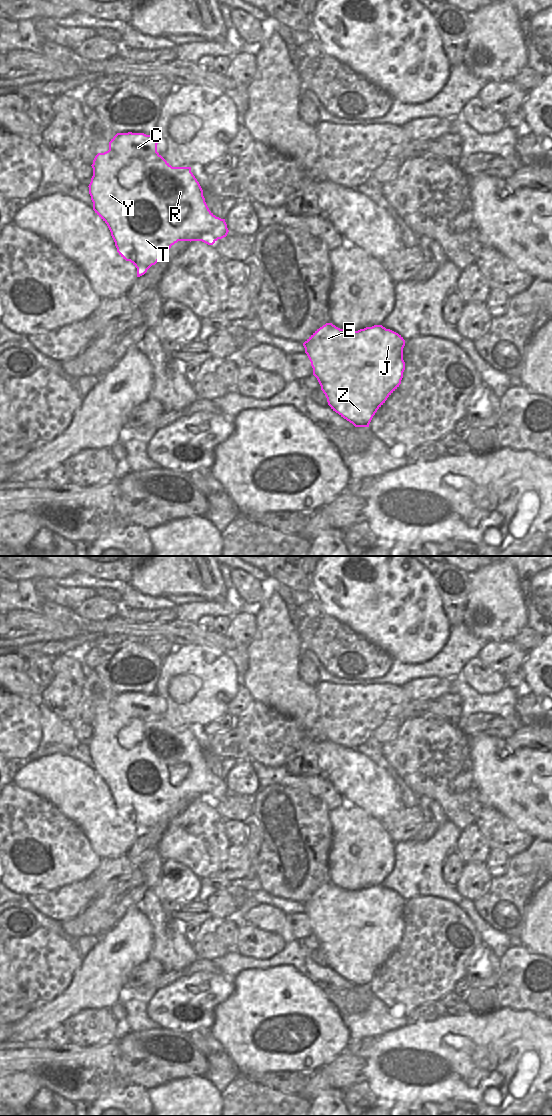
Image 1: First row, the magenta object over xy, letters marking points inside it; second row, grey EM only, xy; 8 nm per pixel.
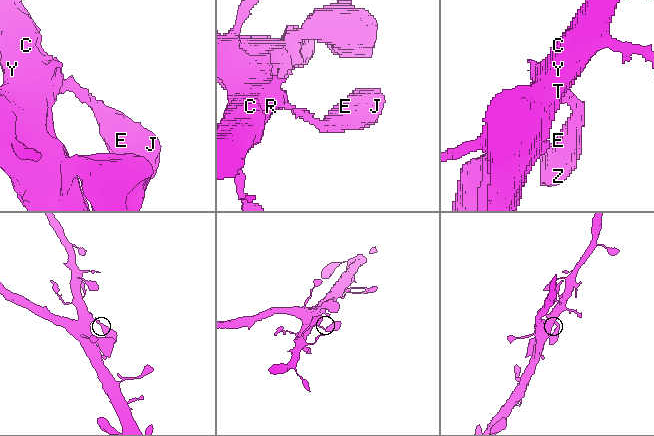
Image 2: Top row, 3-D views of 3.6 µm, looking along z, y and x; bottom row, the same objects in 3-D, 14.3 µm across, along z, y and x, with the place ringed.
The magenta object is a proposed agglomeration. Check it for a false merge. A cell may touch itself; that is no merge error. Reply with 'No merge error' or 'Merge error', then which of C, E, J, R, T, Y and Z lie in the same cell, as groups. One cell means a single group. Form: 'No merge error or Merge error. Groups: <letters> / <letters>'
No merge error. Groups: C E J R T Y Z

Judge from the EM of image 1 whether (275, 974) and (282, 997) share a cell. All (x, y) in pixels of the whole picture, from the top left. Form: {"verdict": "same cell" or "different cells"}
{"verdict": "same cell"}

